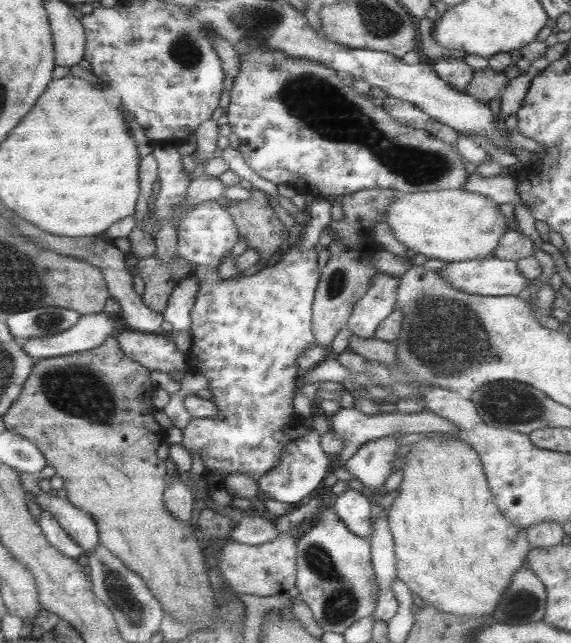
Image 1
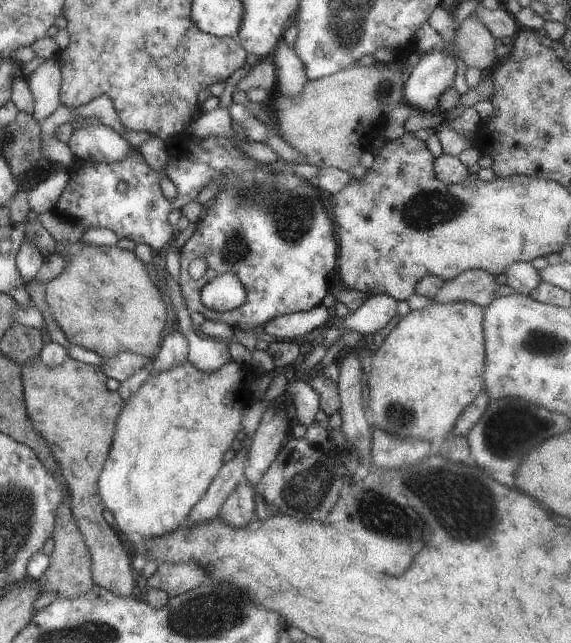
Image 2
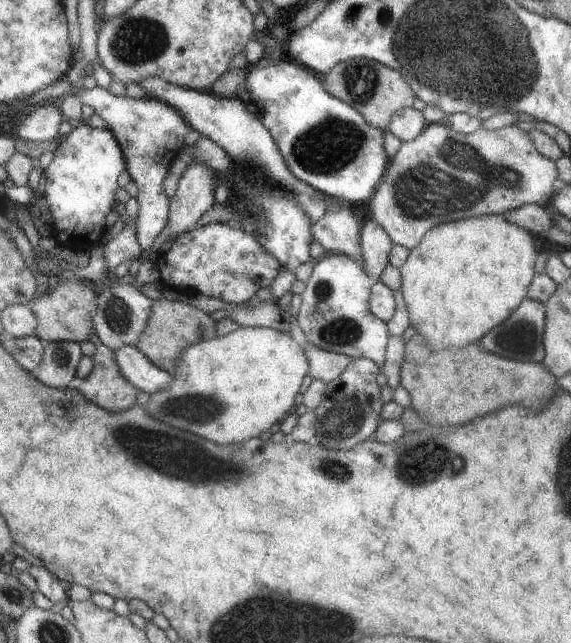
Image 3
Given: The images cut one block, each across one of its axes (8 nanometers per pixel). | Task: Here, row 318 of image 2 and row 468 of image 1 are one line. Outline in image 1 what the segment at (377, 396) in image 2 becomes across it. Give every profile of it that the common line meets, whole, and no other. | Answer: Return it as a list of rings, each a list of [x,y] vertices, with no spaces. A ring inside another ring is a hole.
[[[423,437],[412,444],[401,466],[397,496],[386,513],[395,552],[394,576],[439,612],[455,616],[491,616],[512,574],[523,567],[530,544],[526,534],[497,510],[478,457],[468,444],[449,437]]]

